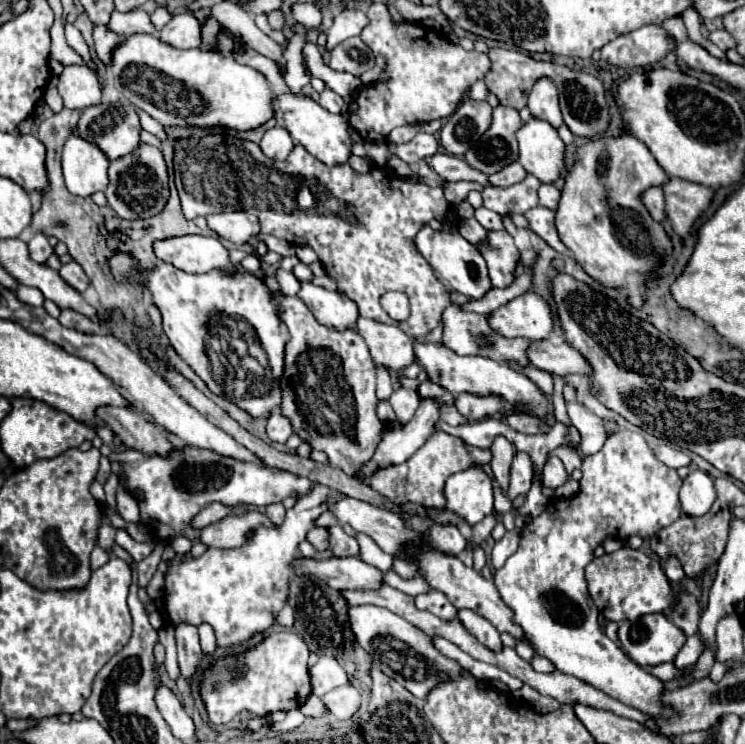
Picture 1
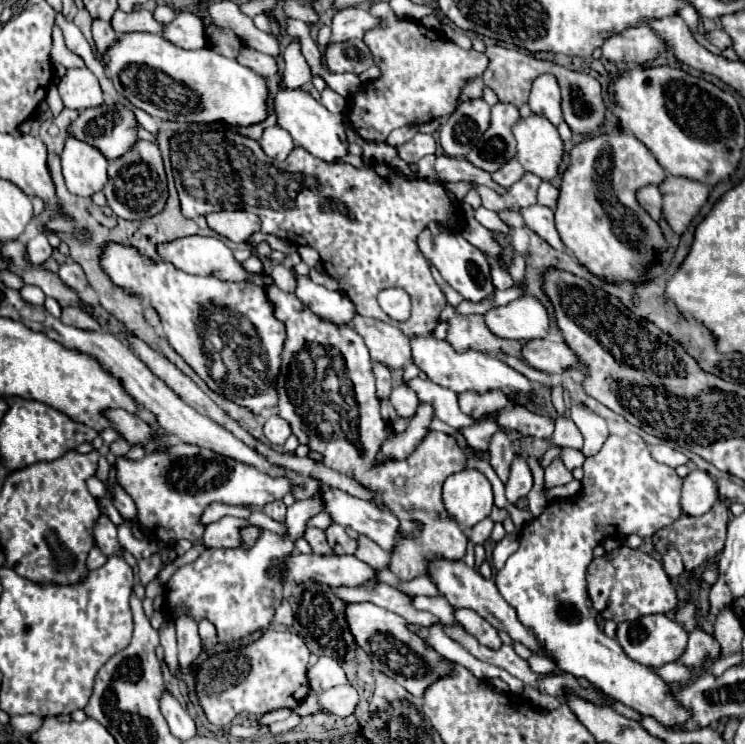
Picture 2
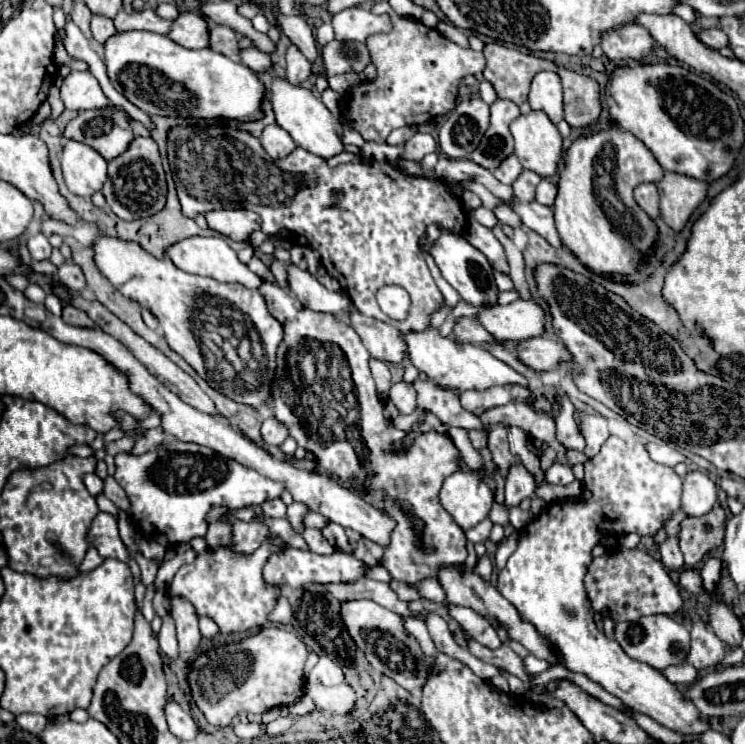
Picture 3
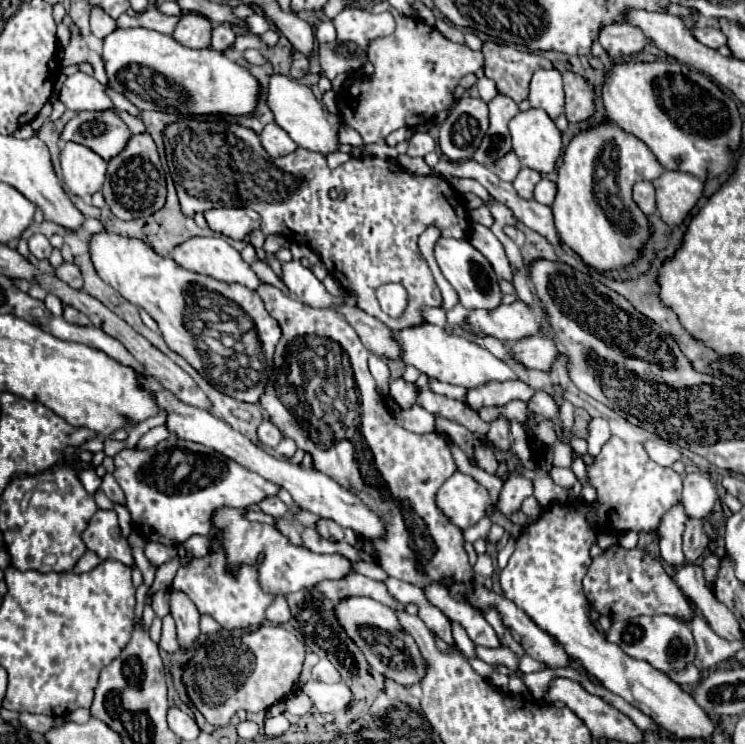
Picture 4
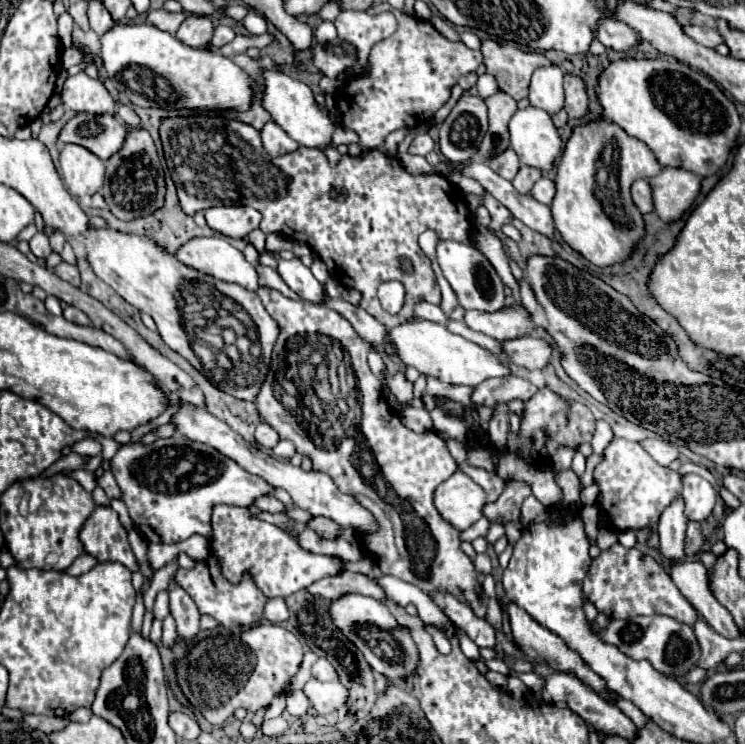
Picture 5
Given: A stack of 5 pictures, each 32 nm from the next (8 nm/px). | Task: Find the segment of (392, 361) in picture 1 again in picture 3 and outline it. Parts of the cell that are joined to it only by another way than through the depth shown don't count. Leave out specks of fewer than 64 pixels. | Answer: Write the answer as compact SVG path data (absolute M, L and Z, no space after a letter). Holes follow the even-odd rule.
M352 310L350 326L358 332L372 358L384 360L388 364L406 362L406 340L402 340L400 330L390 328L386 322L368 318L358 310Z

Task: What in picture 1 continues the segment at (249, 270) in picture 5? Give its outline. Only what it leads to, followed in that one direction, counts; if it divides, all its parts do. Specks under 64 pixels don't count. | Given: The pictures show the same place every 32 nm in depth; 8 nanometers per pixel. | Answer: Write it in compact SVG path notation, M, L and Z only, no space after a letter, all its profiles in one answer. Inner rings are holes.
M186 234L186 236L154 240L152 248L160 260L170 262L172 266L184 272L202 274L214 268L236 270L228 258L228 250L216 238Z

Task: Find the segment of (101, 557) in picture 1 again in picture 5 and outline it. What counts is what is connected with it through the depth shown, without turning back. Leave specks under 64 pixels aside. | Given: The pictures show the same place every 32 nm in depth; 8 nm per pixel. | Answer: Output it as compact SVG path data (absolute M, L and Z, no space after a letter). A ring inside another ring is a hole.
M82 554L82 556L80 556L80 558L66 570L66 572L72 574L72 576L80 576L80 574L92 570L96 564L98 564L98 560L94 560L94 556L90 556L90 554Z

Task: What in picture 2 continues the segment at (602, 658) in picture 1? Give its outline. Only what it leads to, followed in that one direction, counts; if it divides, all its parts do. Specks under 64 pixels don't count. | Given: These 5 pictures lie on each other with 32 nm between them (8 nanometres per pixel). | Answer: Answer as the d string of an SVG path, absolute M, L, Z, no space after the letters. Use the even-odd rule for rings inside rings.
M638 434L610 436L610 438L604 442L604 446L602 446L602 450L600 450L598 454L594 454L594 456L590 456L590 458L584 460L582 470L584 470L584 478L582 478L582 490L580 490L578 496L566 498L566 500L552 500L552 502L548 502L546 510L544 510L538 518L532 518L530 524L526 524L526 526L522 528L522 532L520 532L520 548L506 560L506 566L496 572L496 588L498 588L498 592L502 594L502 598L516 610L518 620L520 620L522 624L526 624L526 628L530 628L530 632L534 632L534 638L538 640L540 652L546 654L550 660L554 660L554 664L556 664L562 672L572 674L572 676L576 676L576 678L586 678L592 686L600 688L600 690L602 690L604 694L608 694L610 698L620 700L622 704L626 704L626 706L638 710L638 712L644 714L644 716L656 718L660 724L666 724L666 726L684 724L686 718L690 716L690 712L688 712L686 708L682 708L682 706L674 700L672 690L668 688L668 684L666 684L656 672L652 672L648 666L642 666L642 664L634 662L632 658L628 658L626 652L620 648L620 644L618 644L616 640L610 640L610 638L598 628L598 622L596 622L596 614L598 614L598 612L594 612L594 606L590 604L590 598L588 598L588 592L586 592L586 578L584 578L586 568L588 568L588 564L592 562L592 550L594 550L604 538L616 536L616 534L620 534L622 540L624 540L626 536L630 536L630 534L638 534L640 538L644 538L644 536L652 536L654 532L658 532L658 530L664 528L664 526L670 526L670 524L680 516L680 512L682 512L682 510L680 510L680 488L682 488L682 480L680 480L680 476L676 474L674 468L670 468L670 466L666 466L666 464L660 464L660 462L656 462L656 460L652 458L652 454L650 454L646 442L644 442Z

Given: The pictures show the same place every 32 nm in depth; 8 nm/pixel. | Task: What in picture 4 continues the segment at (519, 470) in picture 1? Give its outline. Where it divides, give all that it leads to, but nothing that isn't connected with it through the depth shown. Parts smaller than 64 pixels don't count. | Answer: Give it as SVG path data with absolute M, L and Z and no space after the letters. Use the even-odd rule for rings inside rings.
M510 472L506 482L504 482L504 490L500 494L500 500L498 500L498 508L510 516L512 512L520 510L520 504L524 498L532 496L534 492L534 486L532 486L532 480L526 478L522 472Z

